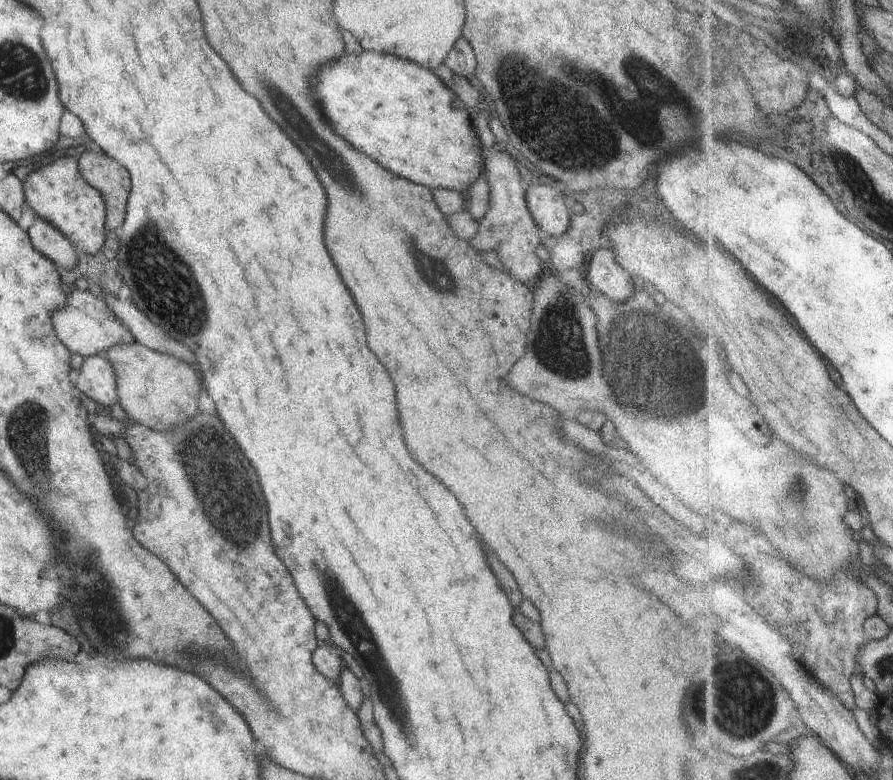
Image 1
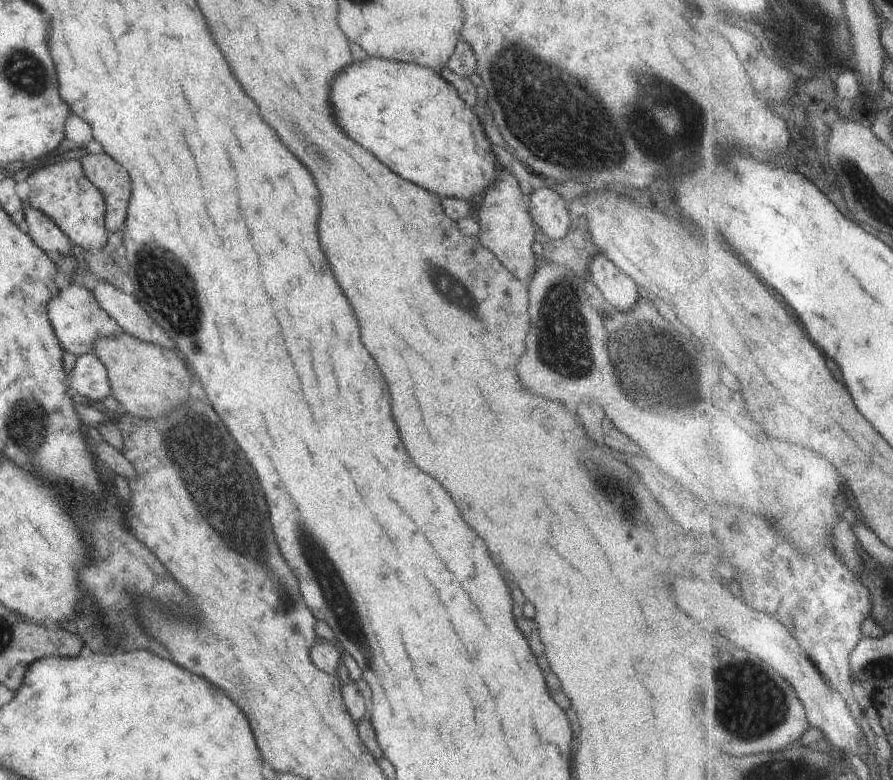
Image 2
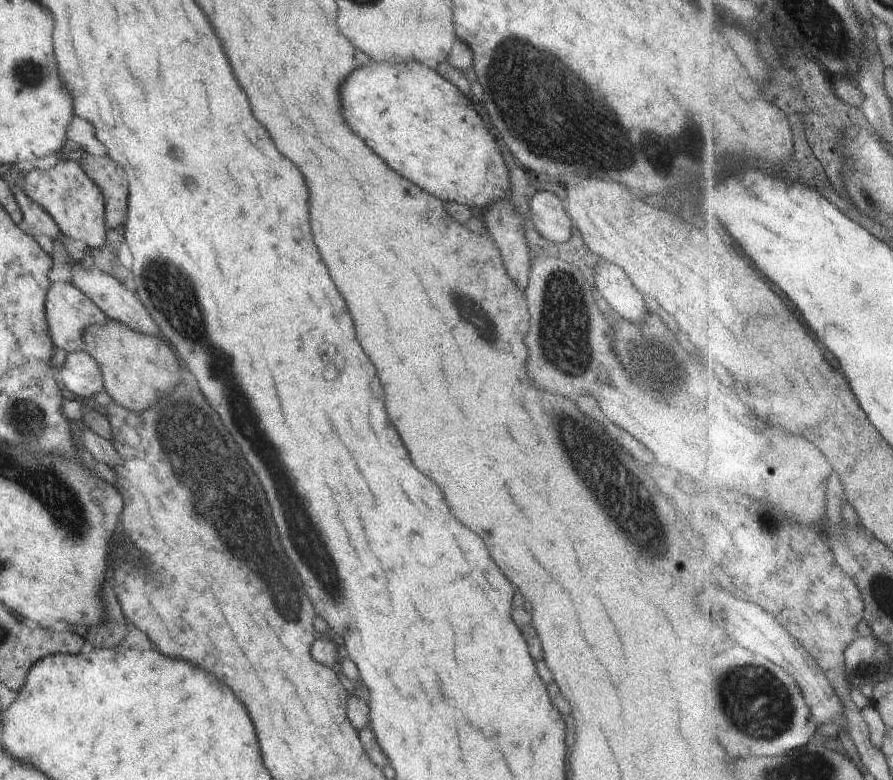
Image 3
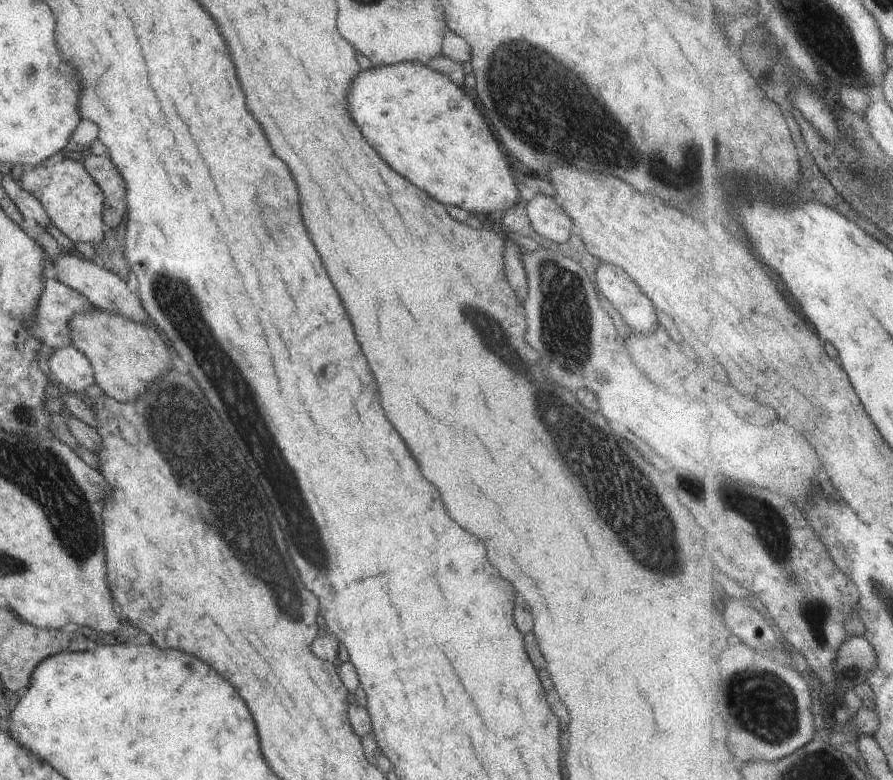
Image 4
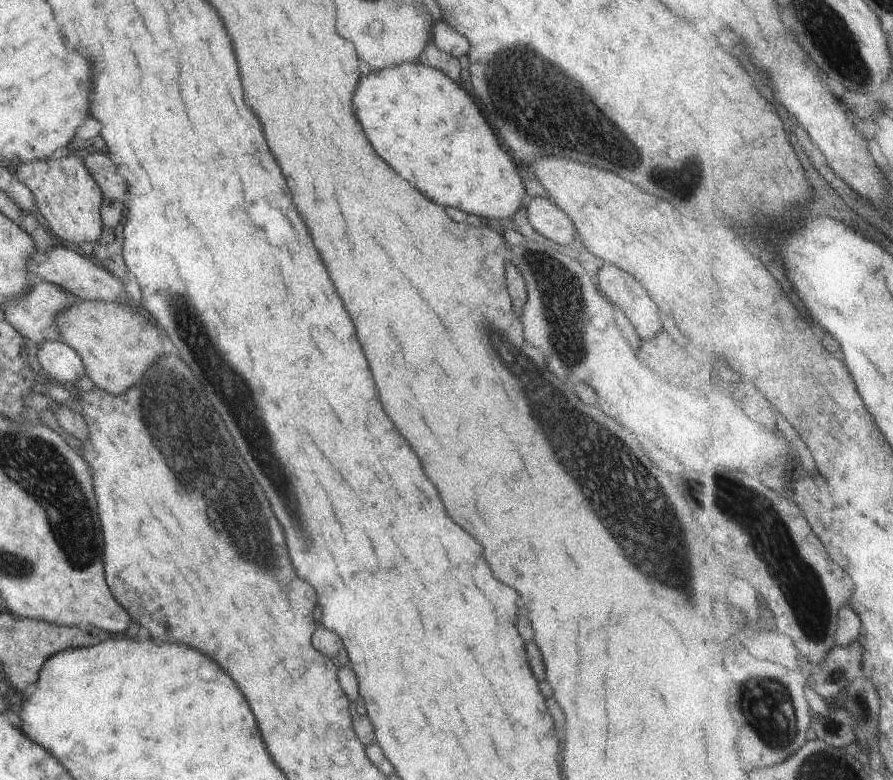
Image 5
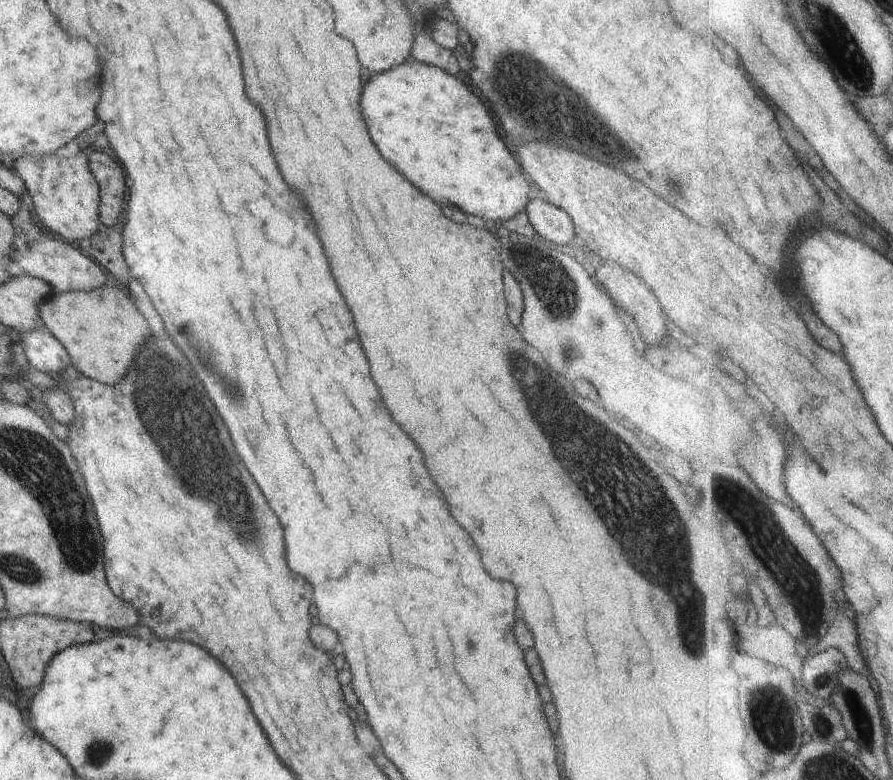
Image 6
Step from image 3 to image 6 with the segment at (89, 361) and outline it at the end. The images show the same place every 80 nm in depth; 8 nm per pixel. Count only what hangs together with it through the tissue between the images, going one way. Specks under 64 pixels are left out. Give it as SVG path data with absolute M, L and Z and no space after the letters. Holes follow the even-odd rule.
M40 326L28 334L20 334L20 344L26 352L31 367L60 379L59 374L70 366L71 360L68 352L60 346L58 340Z

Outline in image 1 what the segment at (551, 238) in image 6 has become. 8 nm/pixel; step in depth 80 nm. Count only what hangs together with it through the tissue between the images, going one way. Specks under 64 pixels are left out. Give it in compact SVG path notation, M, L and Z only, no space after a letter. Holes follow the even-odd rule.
M541 183L530 184L526 187L525 199L542 233L557 237L568 230L571 212L562 194L553 187Z

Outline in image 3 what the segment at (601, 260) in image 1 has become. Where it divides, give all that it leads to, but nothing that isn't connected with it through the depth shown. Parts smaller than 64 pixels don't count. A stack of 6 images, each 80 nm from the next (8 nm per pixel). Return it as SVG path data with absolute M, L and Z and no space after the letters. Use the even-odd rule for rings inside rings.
M602 259L594 267L593 285L604 300L630 322L640 322L646 316L646 296L642 295L622 268Z

